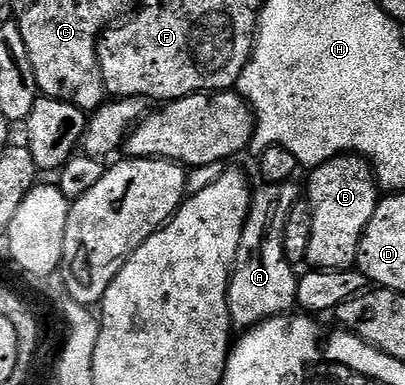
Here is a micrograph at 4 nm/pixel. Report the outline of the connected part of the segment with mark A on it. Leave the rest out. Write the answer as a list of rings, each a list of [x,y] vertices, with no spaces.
[[[285,181],[279,185],[263,184],[262,189],[253,190],[248,219],[240,235],[240,251],[234,260],[234,272],[230,275],[230,290],[226,292],[230,324],[235,330],[253,329],[262,321],[289,314],[297,306],[299,274],[284,255],[284,227],[288,223],[288,215],[292,215],[292,207],[300,199],[300,189],[296,186],[294,181]]]

